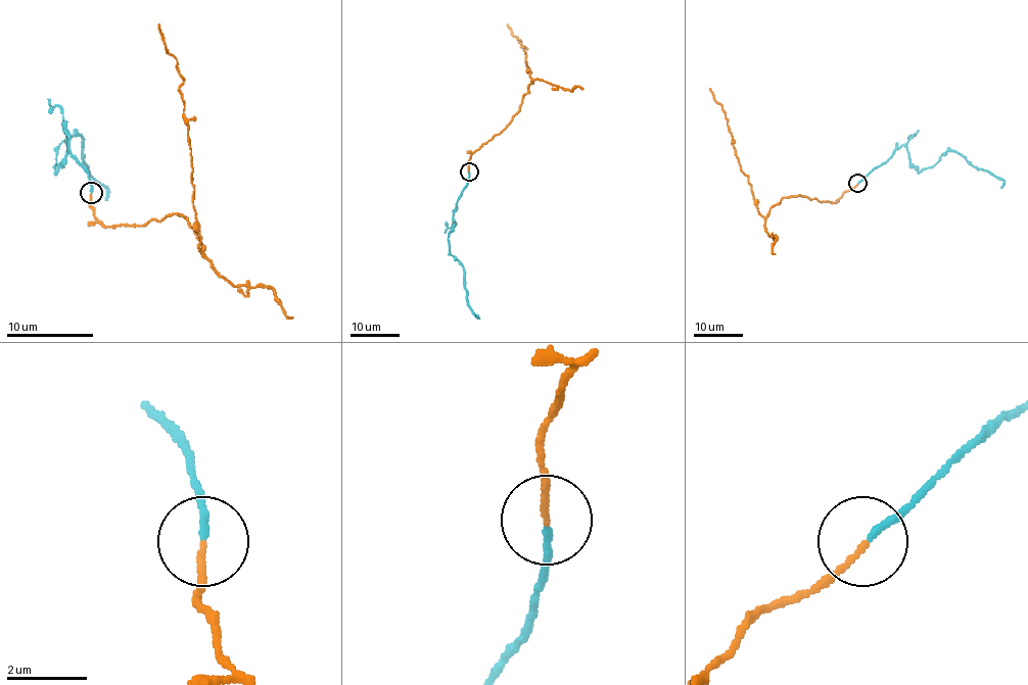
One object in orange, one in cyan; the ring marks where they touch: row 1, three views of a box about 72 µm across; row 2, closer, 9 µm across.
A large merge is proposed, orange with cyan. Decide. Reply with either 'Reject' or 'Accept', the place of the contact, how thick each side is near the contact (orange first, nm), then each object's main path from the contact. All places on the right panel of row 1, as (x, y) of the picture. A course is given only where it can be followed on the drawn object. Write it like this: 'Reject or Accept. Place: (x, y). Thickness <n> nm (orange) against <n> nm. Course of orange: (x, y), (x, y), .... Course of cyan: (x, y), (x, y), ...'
Reject. Place: (857, 183). Thickness 130 nm (orange) against 160 nm. Course of orange: (857, 183), (836, 202), (798, 195), (783, 197), (764, 217), (740, 168), (721, 105), (709, 89). Course of cyan: (857, 183), (903, 145), (909, 162), (919, 172), (930, 168), (947, 151), (954, 151), (1003, 182), (1001, 188)

